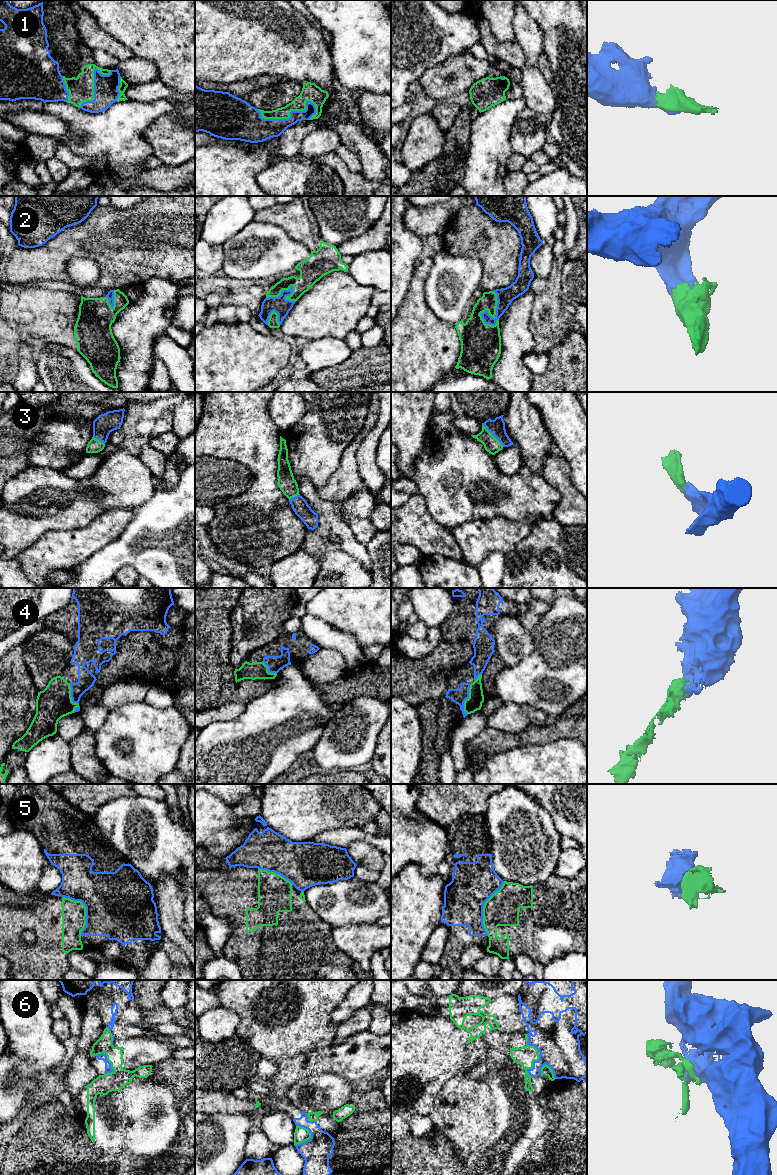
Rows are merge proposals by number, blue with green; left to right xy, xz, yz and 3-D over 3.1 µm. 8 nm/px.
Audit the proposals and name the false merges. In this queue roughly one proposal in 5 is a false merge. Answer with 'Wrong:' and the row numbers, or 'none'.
Wrong: 5, 6

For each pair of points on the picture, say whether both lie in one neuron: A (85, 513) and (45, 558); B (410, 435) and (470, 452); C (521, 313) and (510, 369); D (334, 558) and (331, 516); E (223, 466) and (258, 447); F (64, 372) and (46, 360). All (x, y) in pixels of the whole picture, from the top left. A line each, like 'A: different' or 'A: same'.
A: different
B: different
C: same
D: different
E: different
F: same

